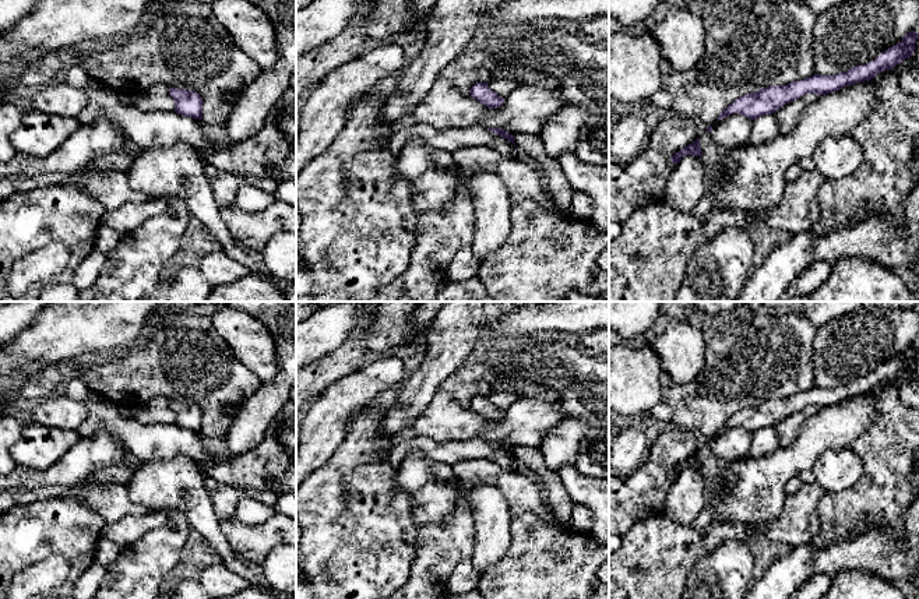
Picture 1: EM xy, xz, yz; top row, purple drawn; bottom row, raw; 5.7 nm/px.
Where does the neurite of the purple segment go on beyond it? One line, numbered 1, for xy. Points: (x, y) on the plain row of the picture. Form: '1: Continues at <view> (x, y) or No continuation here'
1: No continuation here

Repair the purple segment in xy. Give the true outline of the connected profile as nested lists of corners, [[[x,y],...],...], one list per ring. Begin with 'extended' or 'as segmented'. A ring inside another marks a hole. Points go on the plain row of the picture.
as segmented; [[[169,401],[175,413],[175,424],[182,429],[203,431],[203,412],[196,404]]]

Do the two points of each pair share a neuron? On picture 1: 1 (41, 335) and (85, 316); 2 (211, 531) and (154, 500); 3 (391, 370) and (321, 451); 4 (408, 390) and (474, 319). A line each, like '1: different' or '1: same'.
1: same
2: same
3: same
4: same

